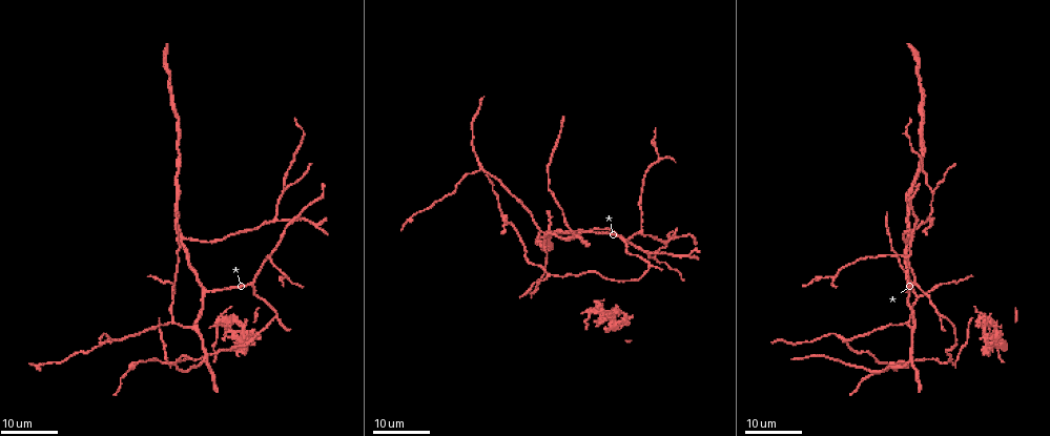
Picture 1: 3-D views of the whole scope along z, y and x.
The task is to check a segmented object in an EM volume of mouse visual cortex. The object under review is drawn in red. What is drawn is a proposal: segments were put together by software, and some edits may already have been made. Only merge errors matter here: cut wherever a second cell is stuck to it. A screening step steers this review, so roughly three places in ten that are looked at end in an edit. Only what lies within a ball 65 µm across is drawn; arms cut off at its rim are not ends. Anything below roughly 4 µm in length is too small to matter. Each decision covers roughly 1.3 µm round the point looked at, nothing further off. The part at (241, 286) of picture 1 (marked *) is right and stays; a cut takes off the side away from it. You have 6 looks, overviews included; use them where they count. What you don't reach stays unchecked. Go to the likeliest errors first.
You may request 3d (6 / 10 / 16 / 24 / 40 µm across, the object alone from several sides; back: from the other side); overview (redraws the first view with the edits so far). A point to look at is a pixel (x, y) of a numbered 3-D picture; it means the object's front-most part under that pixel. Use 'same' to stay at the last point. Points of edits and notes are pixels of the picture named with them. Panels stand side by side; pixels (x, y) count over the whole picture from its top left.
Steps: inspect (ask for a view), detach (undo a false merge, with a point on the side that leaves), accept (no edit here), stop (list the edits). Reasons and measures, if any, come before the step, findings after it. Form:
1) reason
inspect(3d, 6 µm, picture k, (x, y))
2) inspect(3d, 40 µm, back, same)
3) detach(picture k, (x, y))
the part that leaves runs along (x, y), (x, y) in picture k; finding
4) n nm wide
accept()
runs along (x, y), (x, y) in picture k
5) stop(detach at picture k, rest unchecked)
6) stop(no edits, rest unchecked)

two arms in line, one across
inspect(3d, 24 µm, picture 1, (218, 327))

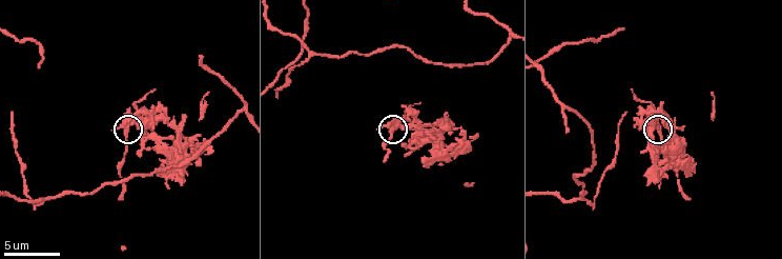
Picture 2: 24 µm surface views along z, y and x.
inspect(3d, 6 µm, picture 2, (125, 132))

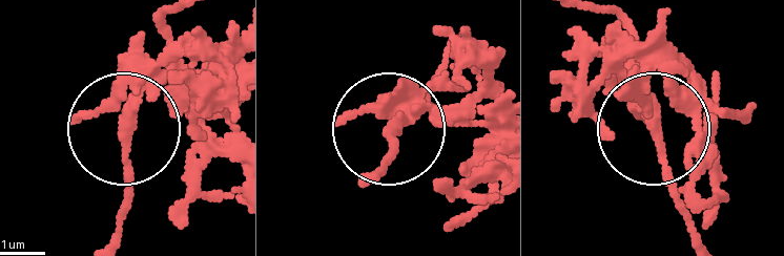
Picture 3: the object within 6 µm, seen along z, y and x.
inspect(3d, 6 µm, back, picture 3, (654, 122))

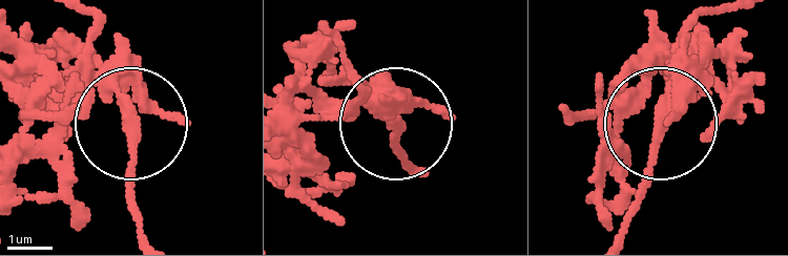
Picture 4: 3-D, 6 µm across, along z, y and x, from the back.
detach(picture 4, (60, 84))
a second cell is stuck on

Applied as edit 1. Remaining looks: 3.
branch point
inspect(3d, 16 µm, picture 1, (934, 191))

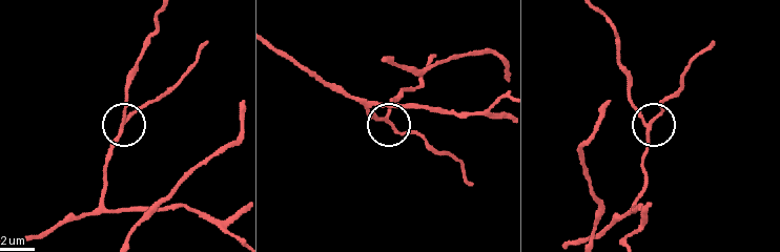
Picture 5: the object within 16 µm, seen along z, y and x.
closer look
inspect(3d, 6 µm, picture 5, (388, 121))

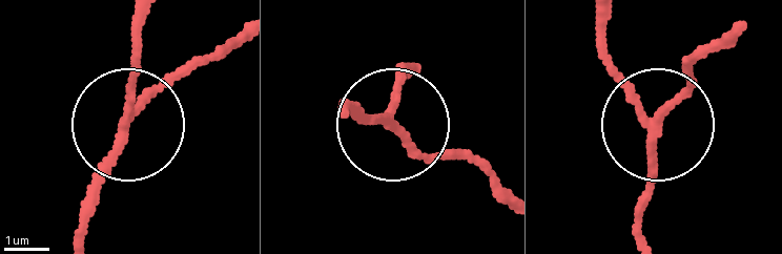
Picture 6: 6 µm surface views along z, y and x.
inspect(3d, 6 µm, back, picture 6, (127, 117))

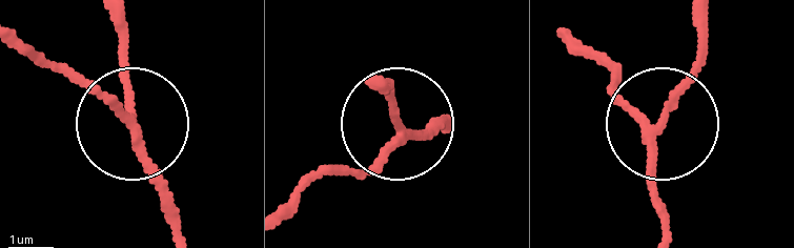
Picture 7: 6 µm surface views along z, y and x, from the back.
180 nm wide
accept()
runs along (662, 235), (654, 127), (587, 47) in picture 7; one cell here

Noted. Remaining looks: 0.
stop(detach at picture 4, rest unchecked)

